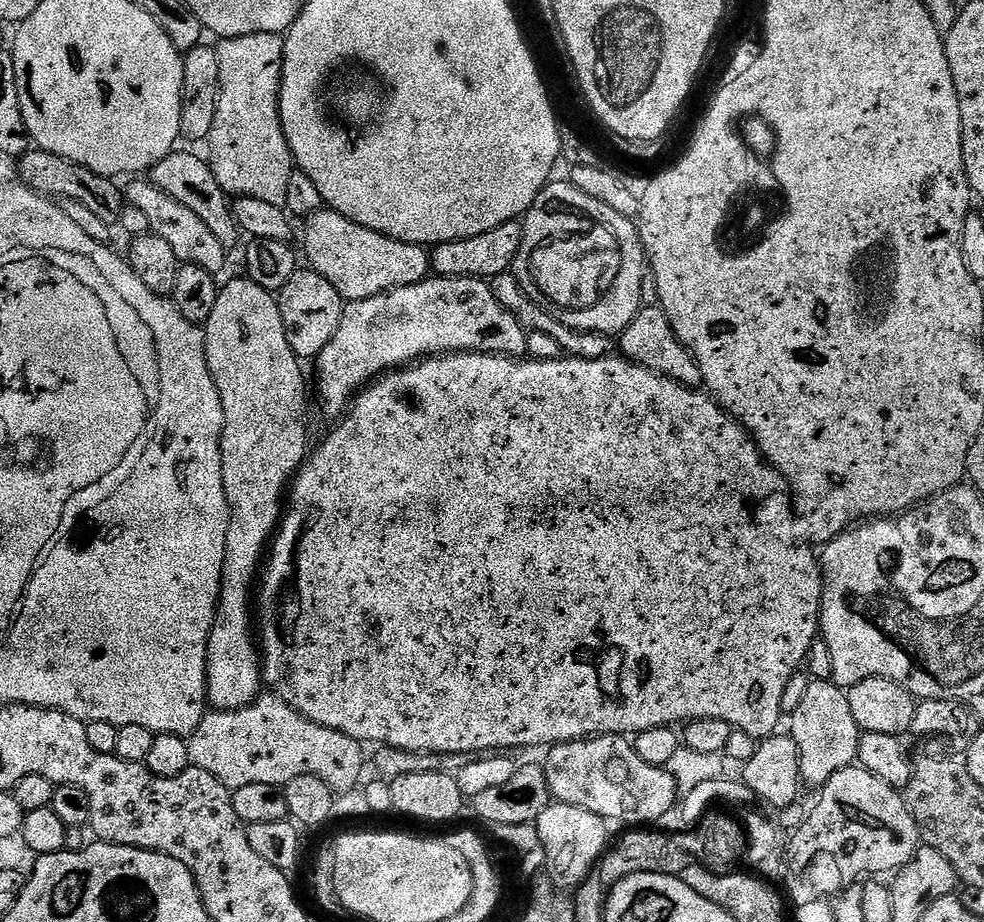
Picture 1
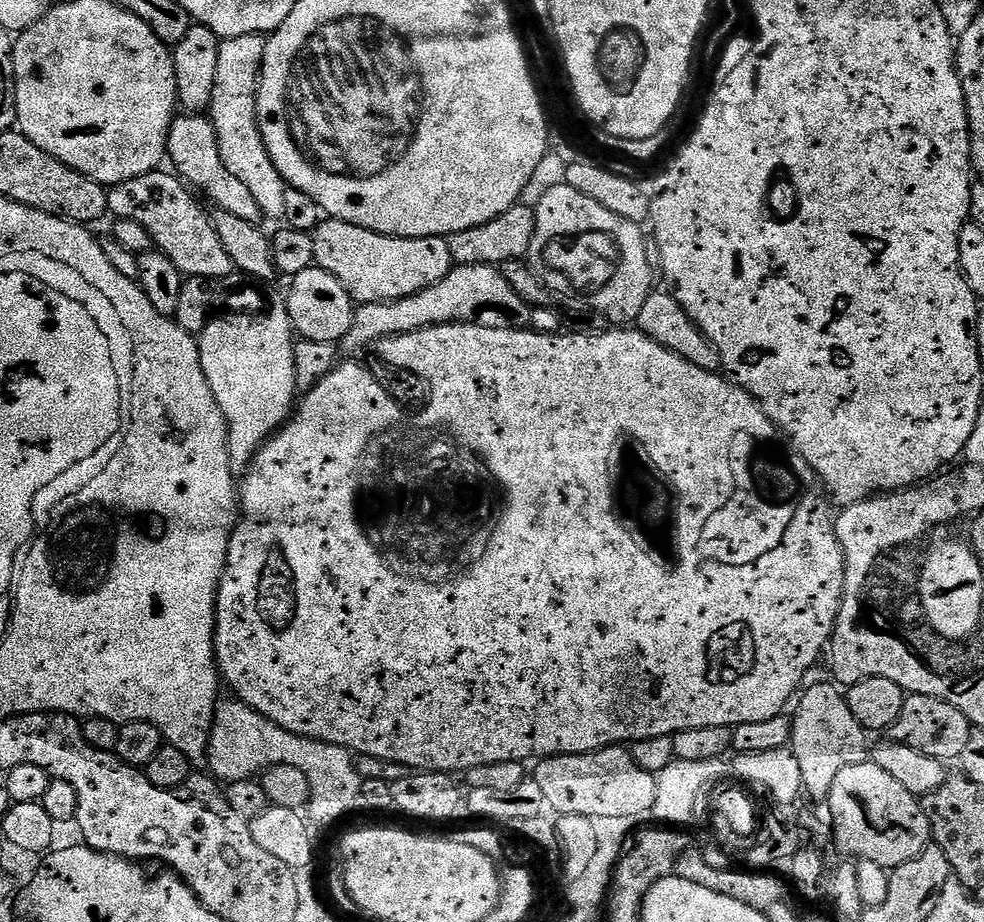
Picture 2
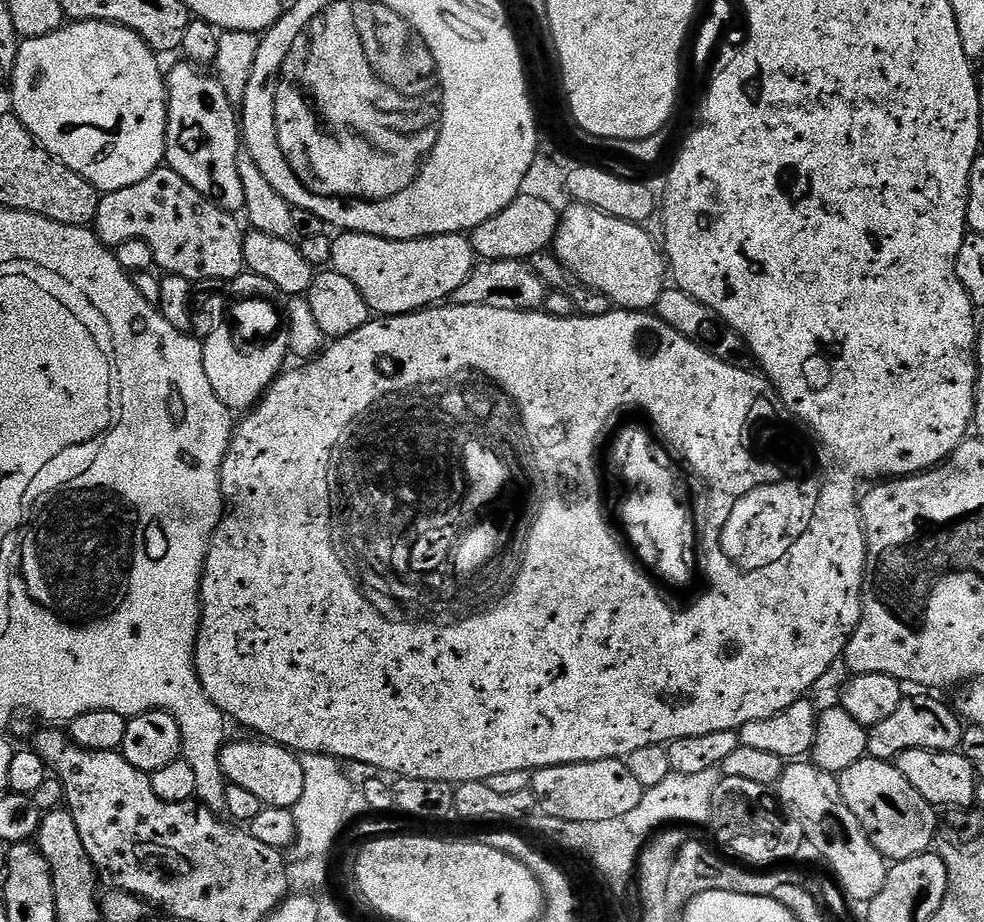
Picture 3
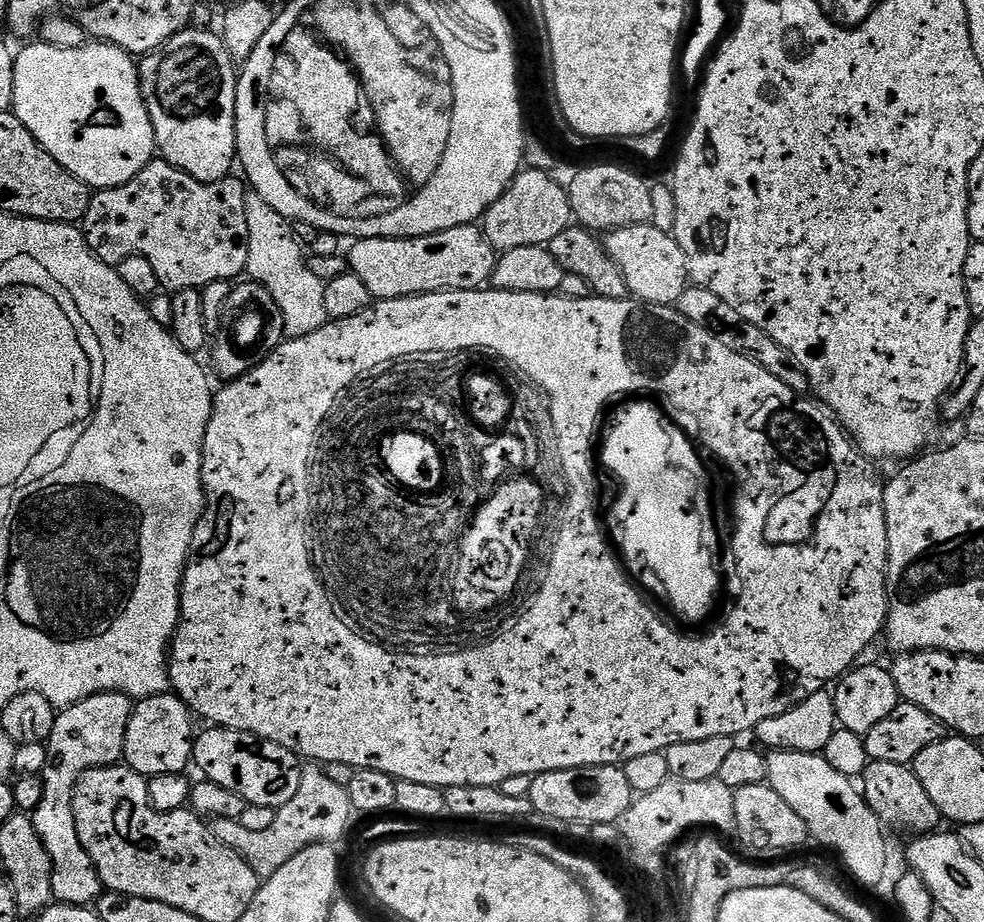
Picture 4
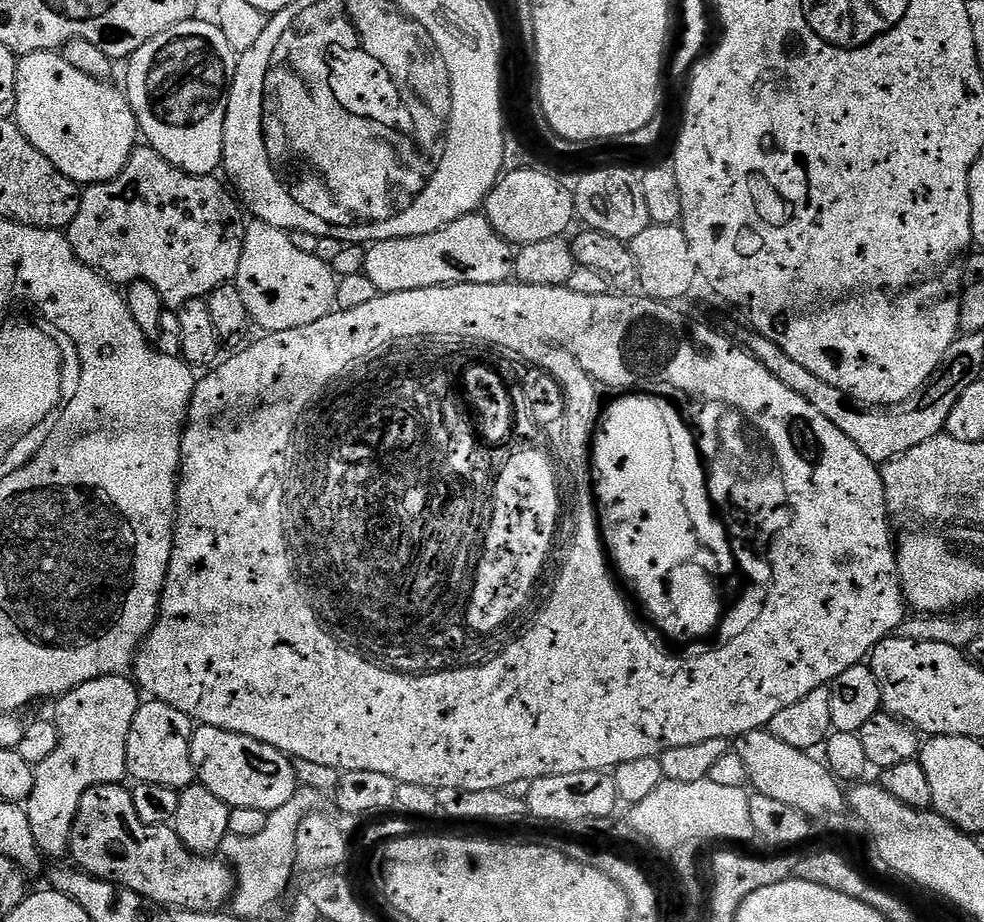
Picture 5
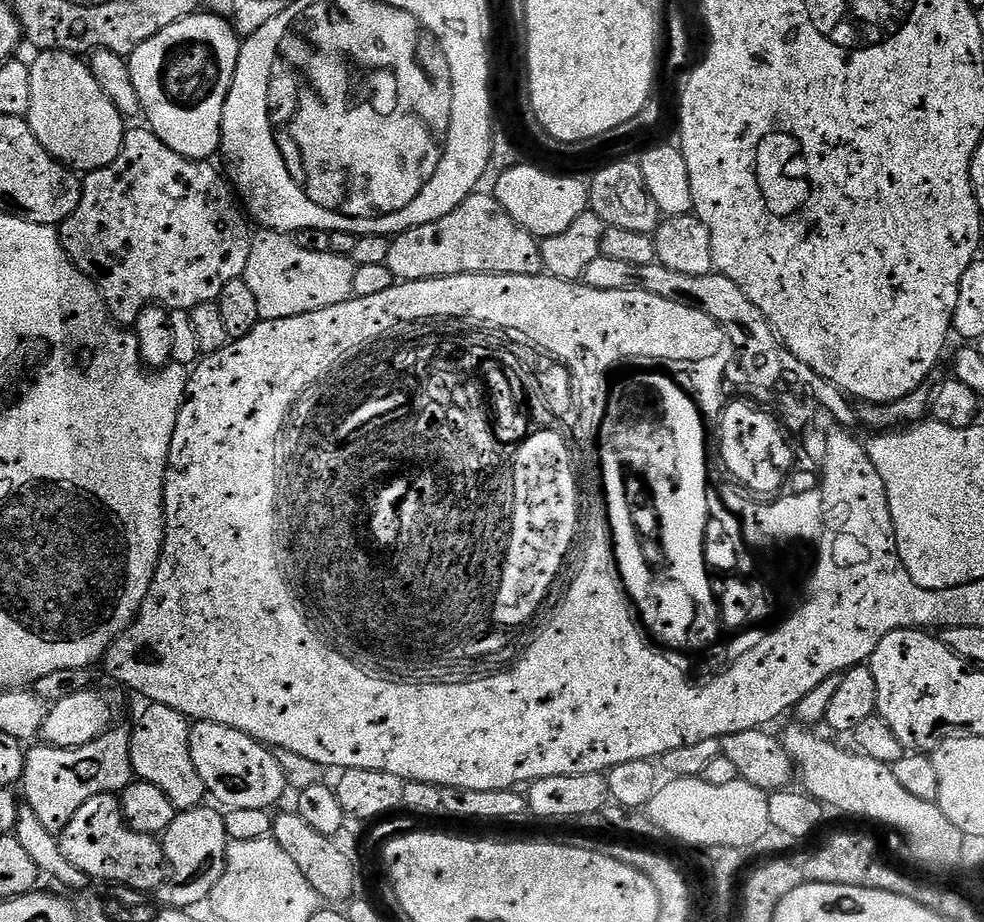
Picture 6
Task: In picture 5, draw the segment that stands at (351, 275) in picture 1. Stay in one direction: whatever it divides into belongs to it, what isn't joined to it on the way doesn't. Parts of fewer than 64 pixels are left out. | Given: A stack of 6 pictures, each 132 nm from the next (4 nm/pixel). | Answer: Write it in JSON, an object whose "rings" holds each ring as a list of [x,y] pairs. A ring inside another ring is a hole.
{"rings":[[[463,216],[442,230],[414,238],[377,240],[366,251],[363,273],[374,282],[377,293],[422,290],[451,284],[506,284],[516,270],[513,245],[490,226],[487,216]]]}

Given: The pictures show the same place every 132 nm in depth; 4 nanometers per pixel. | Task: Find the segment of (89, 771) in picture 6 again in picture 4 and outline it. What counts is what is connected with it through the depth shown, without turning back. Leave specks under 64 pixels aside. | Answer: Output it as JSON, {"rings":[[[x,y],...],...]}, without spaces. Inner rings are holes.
{"rings":[[[99,692],[87,696],[69,708],[59,709],[56,713],[53,732],[46,747],[46,758],[42,779],[44,793],[35,812],[31,813],[34,830],[46,846],[46,854],[52,867],[52,899],[57,904],[95,905],[102,895],[100,875],[90,862],[90,854],[78,838],[78,826],[74,822],[74,786],[86,770],[119,764],[124,760],[126,726],[132,717],[134,701],[131,696],[120,692]]]}

